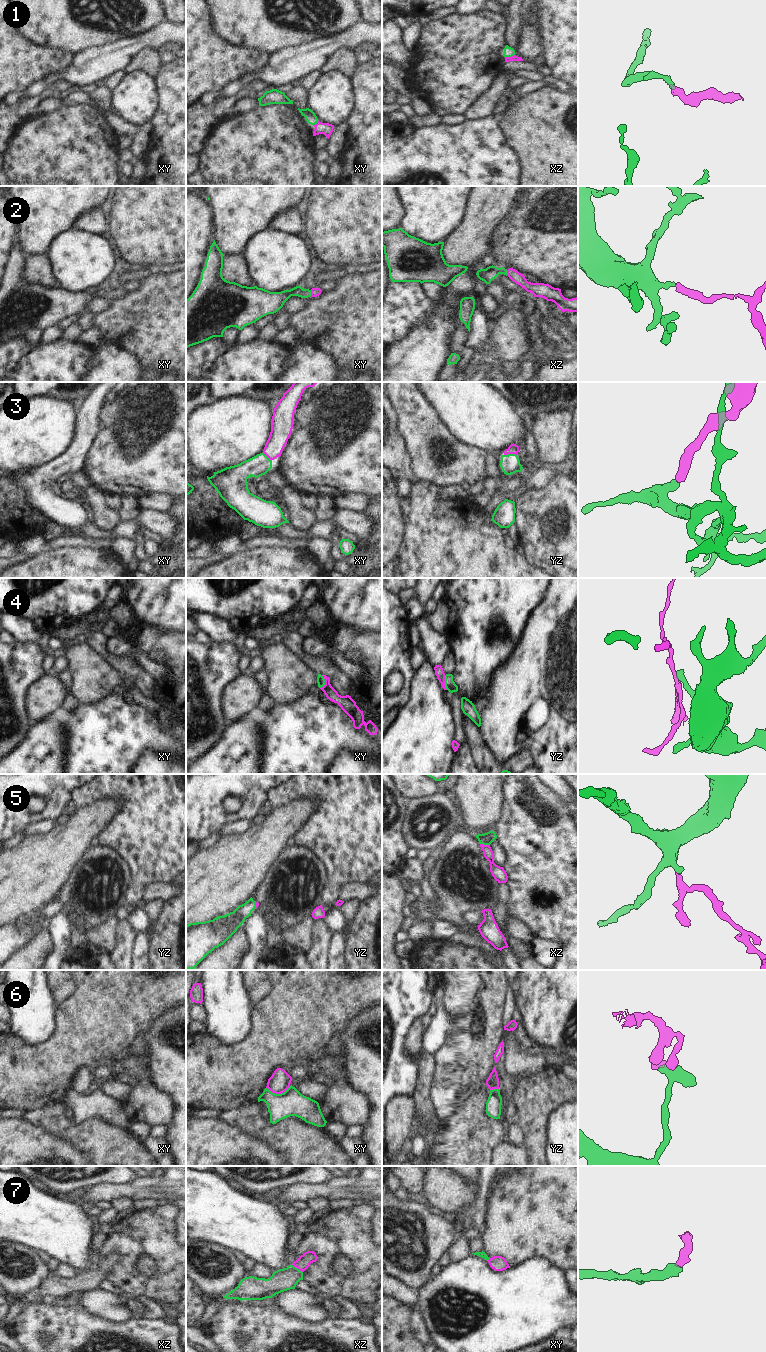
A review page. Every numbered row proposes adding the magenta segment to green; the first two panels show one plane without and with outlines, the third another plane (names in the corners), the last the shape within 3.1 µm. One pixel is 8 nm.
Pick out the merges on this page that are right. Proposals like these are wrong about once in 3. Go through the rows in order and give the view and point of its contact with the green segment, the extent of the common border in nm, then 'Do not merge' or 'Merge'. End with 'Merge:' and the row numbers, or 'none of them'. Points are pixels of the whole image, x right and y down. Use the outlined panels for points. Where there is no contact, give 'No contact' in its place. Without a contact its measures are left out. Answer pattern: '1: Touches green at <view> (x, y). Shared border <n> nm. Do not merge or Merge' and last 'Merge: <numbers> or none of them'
1: Touches green at xz (509, 56). Shared border 80 nm. Merge
2: Touches green at xy (310, 293). Shared border 50 nm. Merge
3: Touches green at yz (510, 454). Shared border 100 nm. Merge
4: Touches green at yz (445, 682). Shared border 120 nm. Do not merge
5: Touches green at xz (485, 844). Shared border 80 nm. Merge
6: Touches green at xy (278, 1094). Shared border 200 nm. Do not merge
7: Touches green at xz (297, 1268). Shared border 120 nm. Merge
Merge: 1, 2, 3, 5, 7.

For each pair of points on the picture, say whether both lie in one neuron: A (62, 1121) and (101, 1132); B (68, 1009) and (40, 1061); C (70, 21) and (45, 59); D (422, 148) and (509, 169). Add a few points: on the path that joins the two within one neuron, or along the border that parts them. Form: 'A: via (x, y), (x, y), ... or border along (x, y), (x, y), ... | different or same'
A: via (72, 1130), (74, 1132), (91, 1132) | same
B: via (68, 1022), (68, 1033), (53, 1048) | same
C: border along (31, 39), (43, 45), (67, 49), (76, 53) | different
D: via (444, 166), (487, 166) | same

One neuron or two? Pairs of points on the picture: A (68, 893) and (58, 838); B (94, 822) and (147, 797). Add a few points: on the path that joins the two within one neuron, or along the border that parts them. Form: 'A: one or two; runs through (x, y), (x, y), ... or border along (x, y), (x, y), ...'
A: two; border along (79, 859), (55, 896)
B: two; border along (122, 792), (125, 797), (124, 806), (104, 828)

